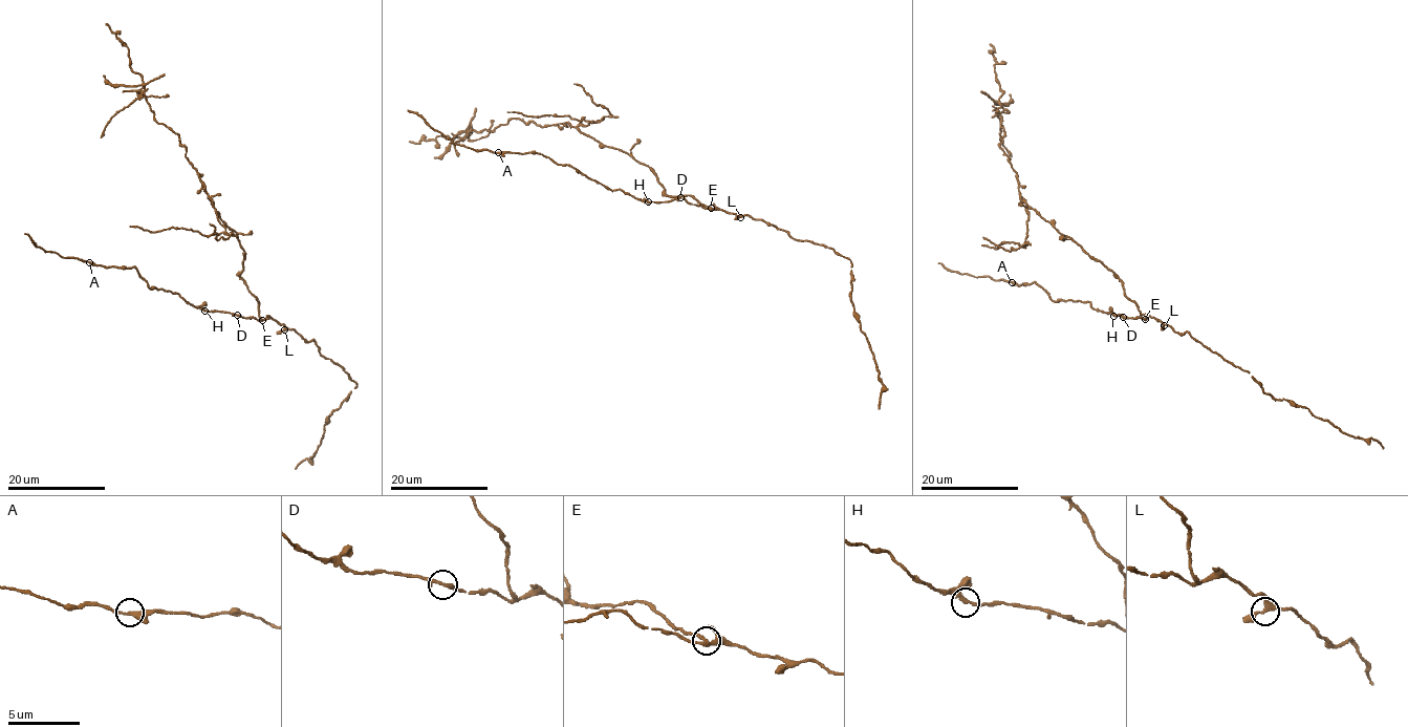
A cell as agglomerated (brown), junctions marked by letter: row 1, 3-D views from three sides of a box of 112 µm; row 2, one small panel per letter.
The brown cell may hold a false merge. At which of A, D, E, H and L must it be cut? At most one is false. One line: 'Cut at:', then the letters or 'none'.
Cut at: E

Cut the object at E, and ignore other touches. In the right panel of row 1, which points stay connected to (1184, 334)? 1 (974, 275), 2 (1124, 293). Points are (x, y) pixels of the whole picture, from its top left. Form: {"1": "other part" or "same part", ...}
{"1": "same part", "2": "other part"}

